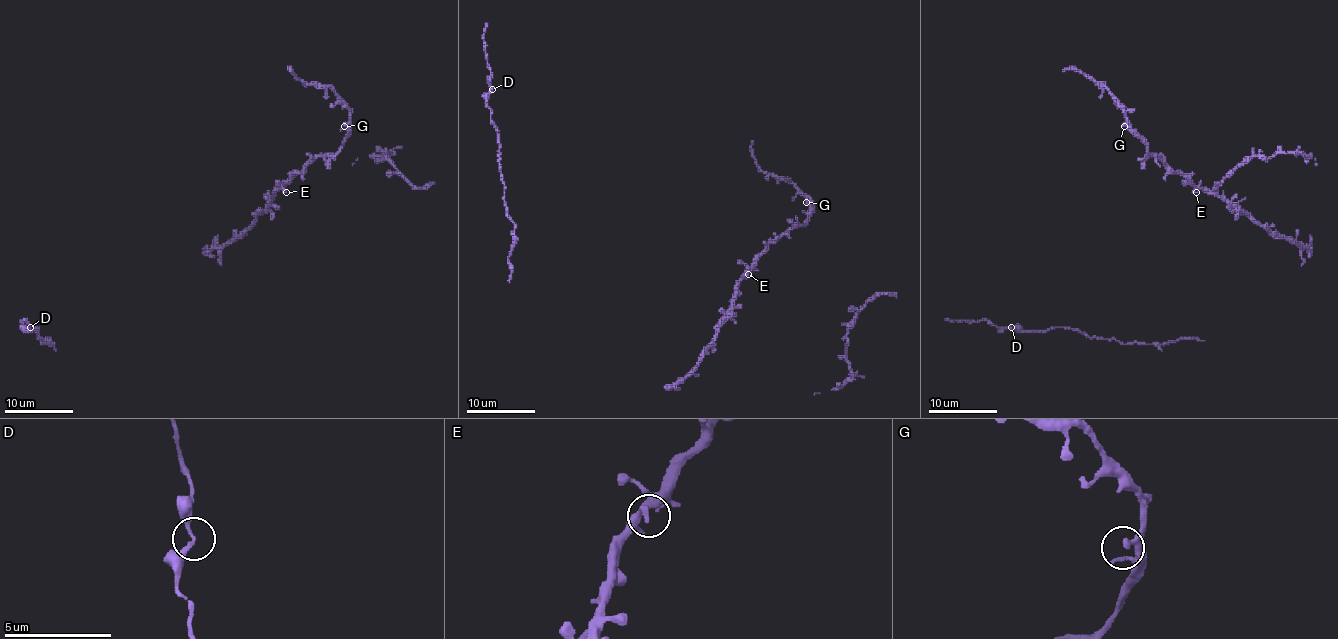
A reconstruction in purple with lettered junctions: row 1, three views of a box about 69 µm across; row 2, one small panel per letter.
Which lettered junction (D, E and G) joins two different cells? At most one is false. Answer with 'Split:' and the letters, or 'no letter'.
Split: no letter

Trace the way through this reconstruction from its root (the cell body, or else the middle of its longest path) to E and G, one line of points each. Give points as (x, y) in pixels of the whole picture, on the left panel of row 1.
E: (202, 252), (221, 249), (236, 238), (279, 189), (286, 192)
G: (202, 252), (221, 249), (236, 238), (294, 174), (318, 157), (335, 153), (347, 133), (344, 126)

